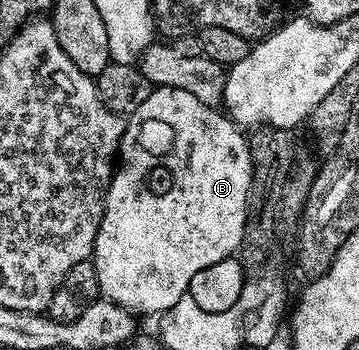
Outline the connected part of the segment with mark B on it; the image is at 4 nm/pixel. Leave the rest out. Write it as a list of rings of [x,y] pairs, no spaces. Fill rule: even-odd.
[[[154,86],[147,101],[143,101],[143,105],[139,105],[139,109],[135,109],[135,113],[128,116],[119,148],[119,162],[113,172],[113,180],[105,190],[105,212],[101,218],[99,233],[95,237],[91,256],[101,295],[138,316],[157,317],[162,311],[171,308],[179,297],[189,293],[191,277],[195,277],[195,273],[199,273],[199,269],[207,269],[207,265],[215,265],[215,261],[230,258],[240,248],[243,241],[243,225],[247,217],[250,189],[251,153],[249,152],[248,138],[243,134],[242,128],[238,127],[228,114],[222,113],[216,107],[209,107],[184,89]]]

